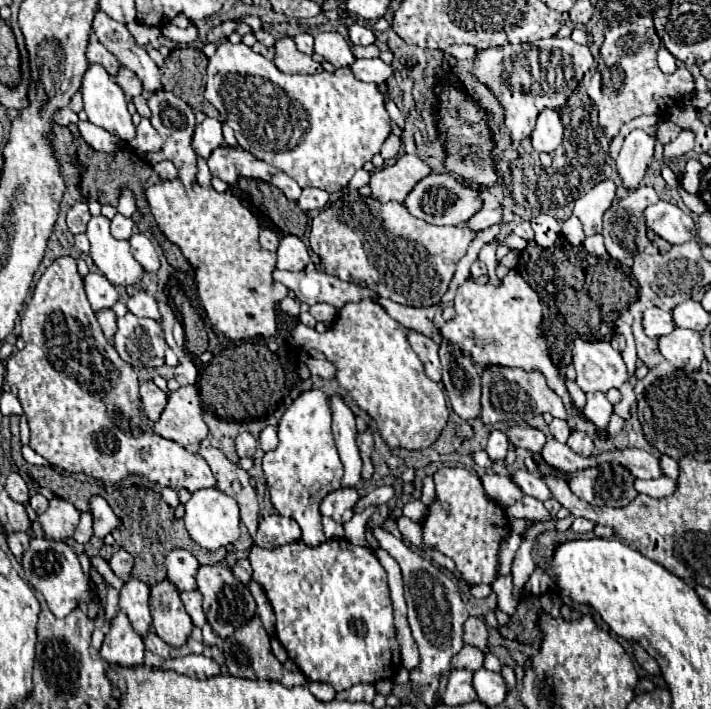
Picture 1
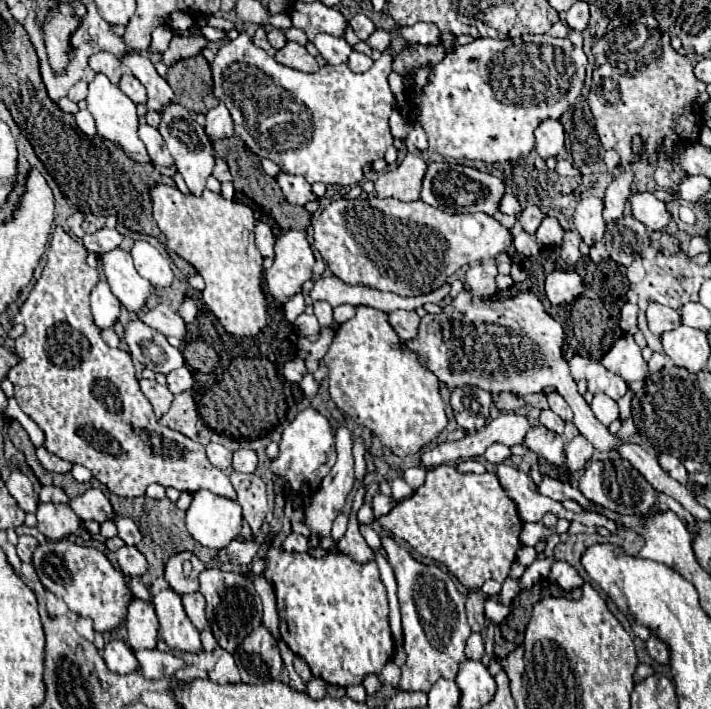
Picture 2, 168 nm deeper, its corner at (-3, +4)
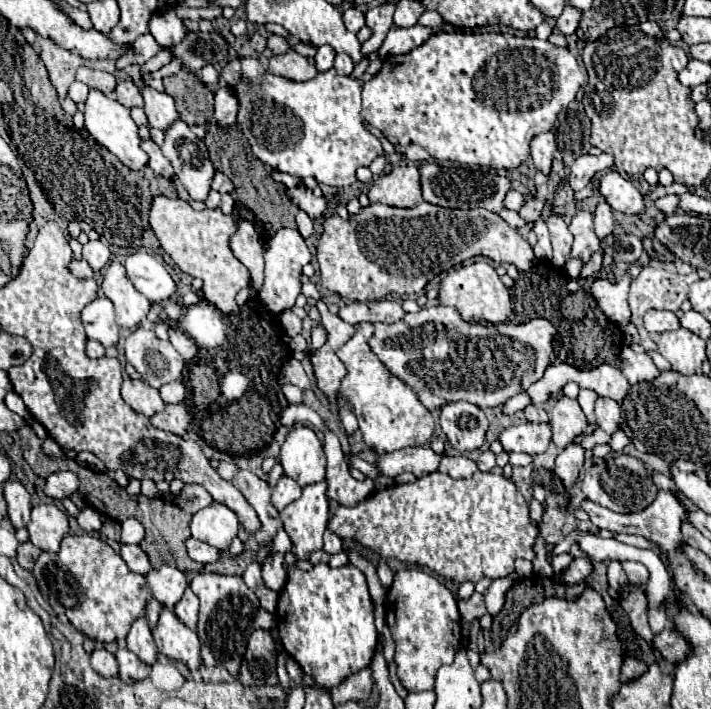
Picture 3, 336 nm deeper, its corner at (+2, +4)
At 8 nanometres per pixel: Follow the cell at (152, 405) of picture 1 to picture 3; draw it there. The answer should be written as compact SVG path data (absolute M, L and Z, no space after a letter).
M126 378L124 384L122 384L122 398L136 410L136 412L142 412L146 414L148 418L152 418L154 414L162 412L164 410L164 402L158 394L156 388L152 388L150 384L142 382L142 380L132 380L132 378Z

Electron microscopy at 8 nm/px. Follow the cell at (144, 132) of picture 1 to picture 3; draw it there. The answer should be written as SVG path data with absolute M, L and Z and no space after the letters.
M142 140L142 150L148 154L148 166L156 172L156 174L160 174L160 176L164 176L164 178L170 178L172 174L174 174L174 170L172 170L172 166L170 166L170 160L160 152L160 148L156 146L156 142L154 140Z

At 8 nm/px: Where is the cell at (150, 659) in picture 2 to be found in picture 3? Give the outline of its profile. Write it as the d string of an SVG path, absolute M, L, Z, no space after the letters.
M120 648L116 652L116 660L118 660L118 666L120 666L120 678L124 682L136 682L136 680L144 680L150 676L150 670L152 666L142 662L134 652L130 652L128 648Z

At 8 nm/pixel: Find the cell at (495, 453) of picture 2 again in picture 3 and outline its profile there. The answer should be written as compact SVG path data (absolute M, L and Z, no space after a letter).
M484 450L482 454L480 454L480 458L478 458L478 468L482 470L482 472L488 472L488 470L492 470L494 466L496 466L496 456L494 456L494 452L492 450Z

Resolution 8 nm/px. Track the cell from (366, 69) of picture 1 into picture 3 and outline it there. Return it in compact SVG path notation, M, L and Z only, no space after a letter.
M336 54L336 60L334 60L334 68L338 74L352 74L354 70L354 60L348 56L348 54Z

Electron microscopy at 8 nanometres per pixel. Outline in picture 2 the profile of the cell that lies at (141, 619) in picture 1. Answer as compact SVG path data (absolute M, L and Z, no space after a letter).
M135 598L129 604L129 614L127 614L125 626L129 632L127 642L133 650L143 650L143 648L153 650L155 648L159 622L157 622L157 616L155 616L155 610L151 604Z

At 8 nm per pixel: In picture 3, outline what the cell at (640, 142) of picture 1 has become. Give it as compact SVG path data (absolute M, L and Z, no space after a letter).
M602 200L596 206L596 212L594 212L594 228L596 228L596 236L598 238L604 238L604 236L612 234L612 230L614 230L614 216L612 216L610 204L606 200Z

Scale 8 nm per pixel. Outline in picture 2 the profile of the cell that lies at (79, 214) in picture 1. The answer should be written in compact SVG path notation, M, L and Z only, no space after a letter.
M75 212L73 216L69 216L69 220L67 220L67 224L69 224L69 228L71 228L71 232L75 234L75 236L79 236L79 238L83 238L85 236L85 232L83 232L83 228L81 228L81 222L83 222L83 214L81 212Z

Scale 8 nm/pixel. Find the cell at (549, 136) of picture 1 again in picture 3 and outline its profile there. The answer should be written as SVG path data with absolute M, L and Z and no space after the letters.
M554 132L538 134L538 136L534 136L534 140L530 142L530 154L532 154L534 166L536 166L538 170L542 170L544 174L550 172L554 152L556 152L556 138L554 138Z

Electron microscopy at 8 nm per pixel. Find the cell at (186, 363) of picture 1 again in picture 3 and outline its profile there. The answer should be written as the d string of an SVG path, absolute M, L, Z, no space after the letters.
M180 380L178 382L170 382L170 384L166 384L166 386L160 388L160 396L162 396L162 400L166 404L178 404L178 402L184 400L186 388L184 388L184 384Z

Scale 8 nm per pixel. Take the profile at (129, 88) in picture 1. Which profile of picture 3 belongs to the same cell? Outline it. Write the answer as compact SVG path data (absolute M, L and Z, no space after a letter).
M122 80L118 82L116 90L114 90L114 98L124 104L126 108L134 108L134 106L142 106L142 94L138 90L138 86L132 80Z

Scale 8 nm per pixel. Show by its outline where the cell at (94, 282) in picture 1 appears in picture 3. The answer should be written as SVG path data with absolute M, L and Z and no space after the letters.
M98 296L82 310L82 324L90 340L102 342L106 348L118 344L118 324L114 318L114 304L106 296Z

